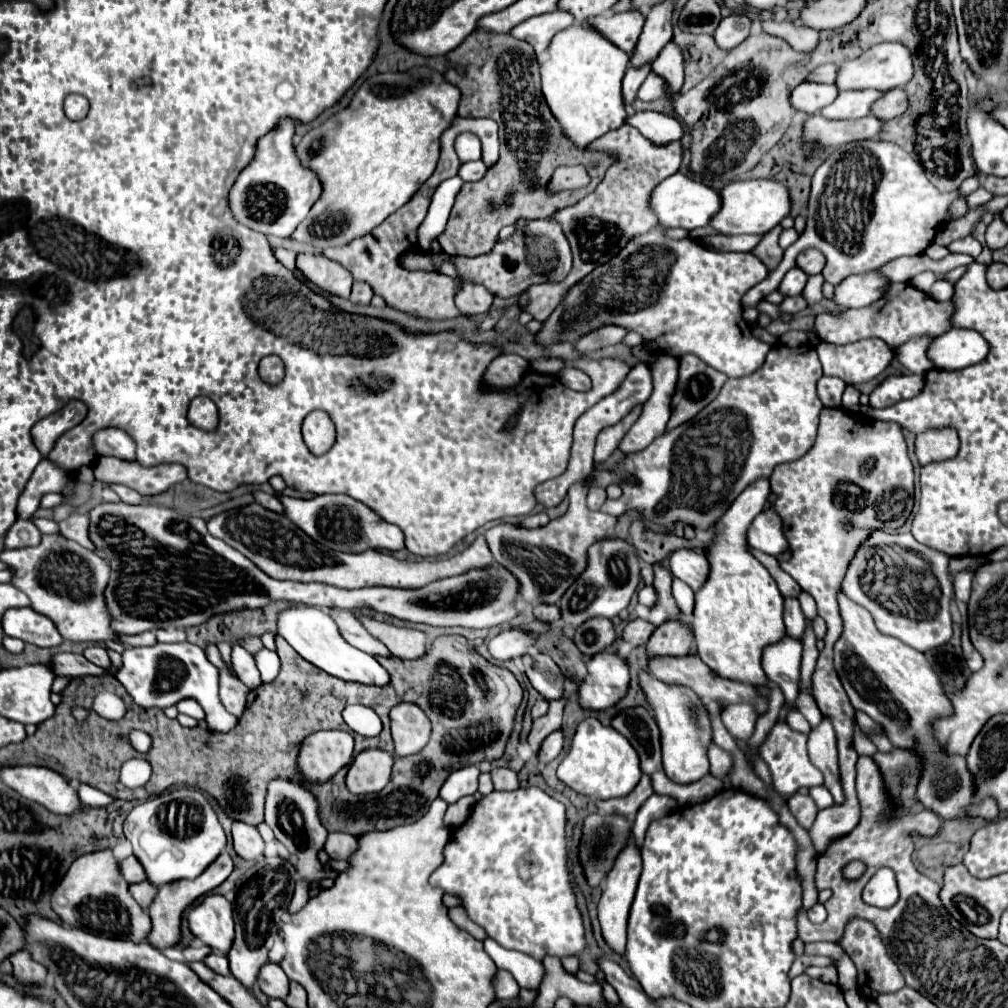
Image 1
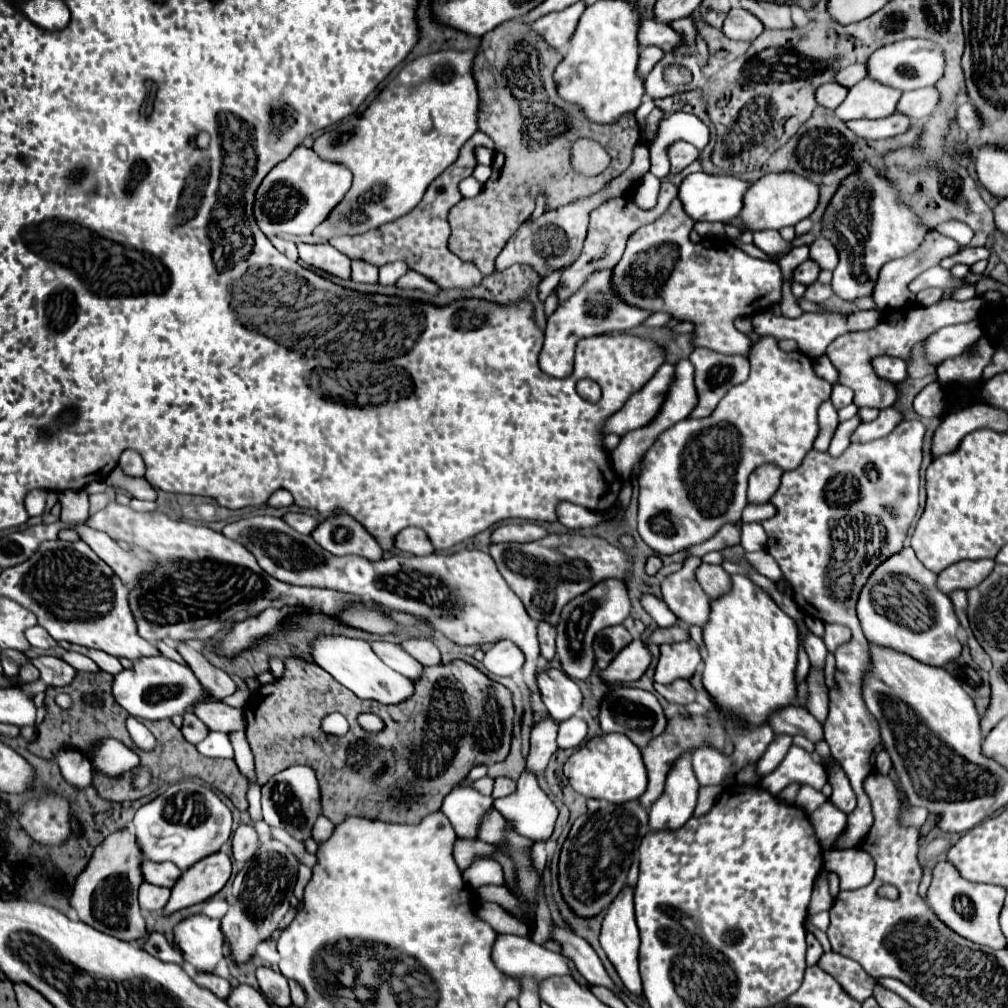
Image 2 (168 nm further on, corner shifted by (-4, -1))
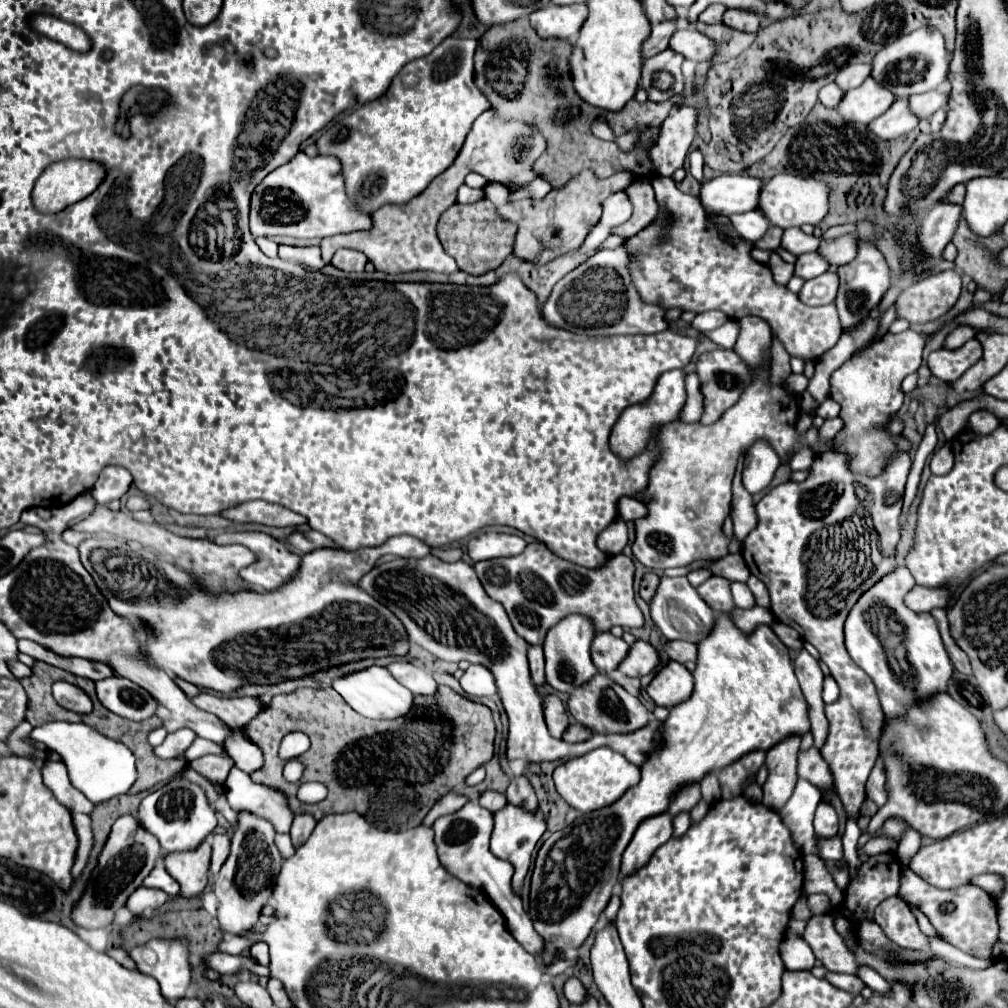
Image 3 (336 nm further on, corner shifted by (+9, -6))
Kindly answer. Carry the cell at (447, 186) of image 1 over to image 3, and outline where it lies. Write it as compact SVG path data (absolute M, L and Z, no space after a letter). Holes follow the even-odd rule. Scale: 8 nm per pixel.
M462 184L462 188L458 190L458 202L462 202L462 204L478 202L482 198L484 198L484 188L468 188L466 184Z

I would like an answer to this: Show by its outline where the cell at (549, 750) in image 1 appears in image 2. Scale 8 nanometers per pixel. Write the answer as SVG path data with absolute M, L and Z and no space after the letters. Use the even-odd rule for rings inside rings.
M571 717L563 723L559 723L559 735L557 735L557 747L559 749L571 749L577 747L587 735L587 725L581 717Z

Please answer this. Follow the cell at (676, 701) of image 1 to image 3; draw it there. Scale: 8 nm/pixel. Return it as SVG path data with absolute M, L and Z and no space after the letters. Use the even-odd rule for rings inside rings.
M664 812L662 816L646 818L634 832L632 842L624 850L620 876L632 876L638 868L646 866L658 846L662 846L672 836L672 816Z

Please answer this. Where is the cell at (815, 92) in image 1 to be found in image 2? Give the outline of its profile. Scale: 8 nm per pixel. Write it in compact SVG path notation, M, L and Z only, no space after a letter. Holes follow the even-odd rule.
M835 81L831 83L823 83L821 87L817 87L815 91L815 101L817 105L825 107L825 109L835 109L841 105L841 101L847 97L847 89Z

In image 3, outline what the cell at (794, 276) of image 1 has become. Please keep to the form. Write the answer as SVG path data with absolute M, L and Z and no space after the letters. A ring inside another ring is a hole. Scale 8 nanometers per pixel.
M808 252L808 254L798 256L796 276L804 278L804 280L810 280L810 278L816 278L816 276L824 274L828 268L830 268L830 262L824 256L820 256L818 252Z

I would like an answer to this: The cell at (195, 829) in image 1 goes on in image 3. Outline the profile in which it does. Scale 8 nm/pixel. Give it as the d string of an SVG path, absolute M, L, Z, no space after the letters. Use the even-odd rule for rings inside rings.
M176 776L144 798L138 808L138 820L148 832L154 832L154 836L158 836L164 854L192 850L216 828L216 814L208 802L204 788L182 776Z

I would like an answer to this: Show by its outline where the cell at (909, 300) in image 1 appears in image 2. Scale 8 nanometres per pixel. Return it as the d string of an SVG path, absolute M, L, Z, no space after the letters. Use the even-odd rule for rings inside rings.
M981 297L969 299L969 301L953 301L953 299L943 299L939 303L933 303L929 307L923 305L905 305L905 307L897 307L897 309L887 309L881 323L877 327L873 327L871 331L863 331L863 333L847 333L837 337L829 347L827 347L827 357L835 363L837 371L839 371L839 383L851 387L855 391L855 399L853 403L857 407L877 407L877 409L887 409L895 403L897 399L897 389L891 381L879 379L873 373L871 367L871 359L875 355L893 355L893 357L901 357L907 359L909 351L915 343L921 343L925 339L925 335L931 335L933 331L945 327L945 325L953 325L953 323L969 323L975 317L979 317L981 309L983 309L985 301Z

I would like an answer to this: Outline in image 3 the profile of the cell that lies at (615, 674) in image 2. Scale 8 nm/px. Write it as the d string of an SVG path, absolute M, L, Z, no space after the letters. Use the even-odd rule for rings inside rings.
M636 640L636 644L630 648L630 656L622 662L622 672L630 678L640 678L650 674L660 664L660 654L654 646L650 646L644 640Z

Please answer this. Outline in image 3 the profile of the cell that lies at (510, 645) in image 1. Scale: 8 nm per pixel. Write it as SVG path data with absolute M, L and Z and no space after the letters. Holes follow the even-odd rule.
M480 664L470 666L462 678L460 678L460 686L464 688L464 692L470 698L484 698L484 696L496 696L496 688L494 688L494 678L490 676L490 672L486 672L486 668L482 668Z

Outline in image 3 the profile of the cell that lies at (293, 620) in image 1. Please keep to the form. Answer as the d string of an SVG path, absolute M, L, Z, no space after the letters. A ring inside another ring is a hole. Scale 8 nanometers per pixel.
M372 666L372 668L366 668L362 672L356 672L356 674L350 674L350 676L344 676L340 680L334 680L332 688L344 698L348 700L348 704L362 716L366 718L380 718L380 720L394 720L394 718L400 718L400 716L406 716L412 708L412 700L414 700L414 694L402 686L386 668L380 668L380 666Z

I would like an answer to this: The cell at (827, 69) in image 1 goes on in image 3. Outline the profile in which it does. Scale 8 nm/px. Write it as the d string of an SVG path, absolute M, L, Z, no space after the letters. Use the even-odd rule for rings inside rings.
M852 64L852 66L846 66L838 76L836 76L836 84L840 84L840 88L846 92L846 90L852 90L852 88L858 88L872 72L872 66L870 64Z

